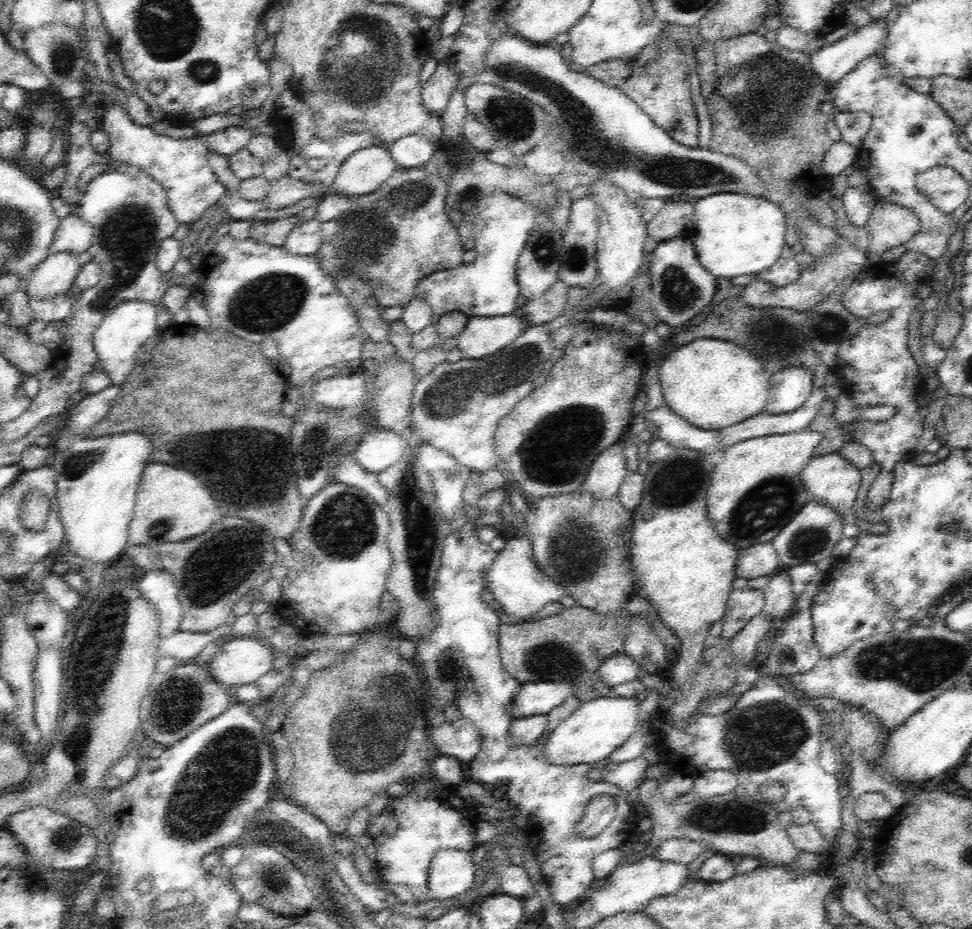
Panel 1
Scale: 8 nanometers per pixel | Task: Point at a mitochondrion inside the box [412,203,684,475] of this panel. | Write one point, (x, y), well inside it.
(455, 392)

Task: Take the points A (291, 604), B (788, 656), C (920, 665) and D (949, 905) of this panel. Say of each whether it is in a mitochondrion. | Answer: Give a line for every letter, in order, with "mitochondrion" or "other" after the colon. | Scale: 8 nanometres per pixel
A: other
B: other
C: mitochondrion
D: other

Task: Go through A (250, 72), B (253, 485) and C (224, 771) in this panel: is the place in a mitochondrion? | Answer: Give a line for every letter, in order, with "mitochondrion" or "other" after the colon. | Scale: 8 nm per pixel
A: other
B: other
C: mitochondrion

